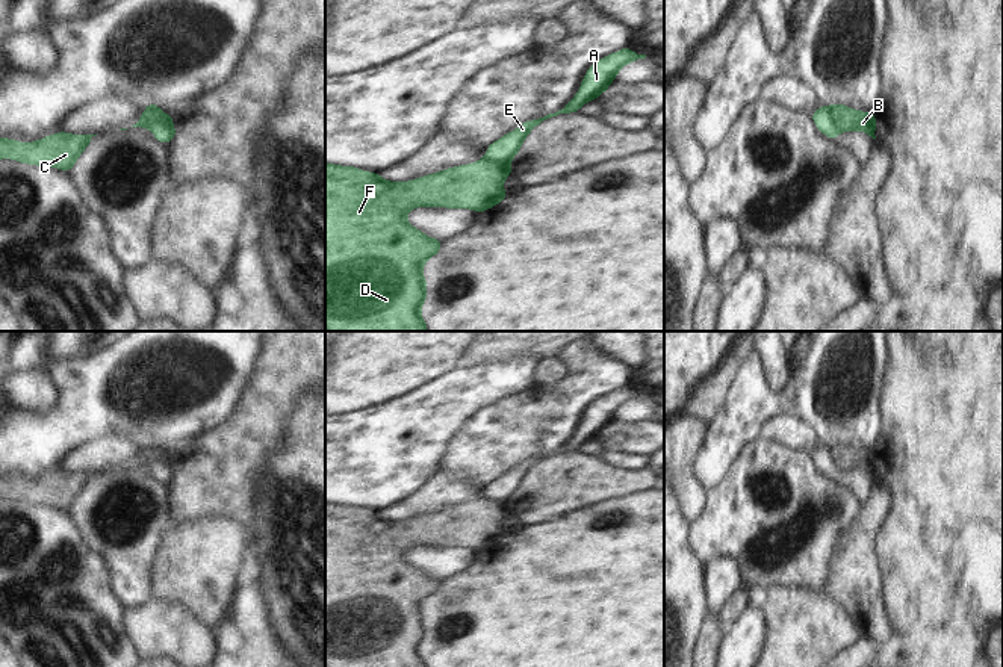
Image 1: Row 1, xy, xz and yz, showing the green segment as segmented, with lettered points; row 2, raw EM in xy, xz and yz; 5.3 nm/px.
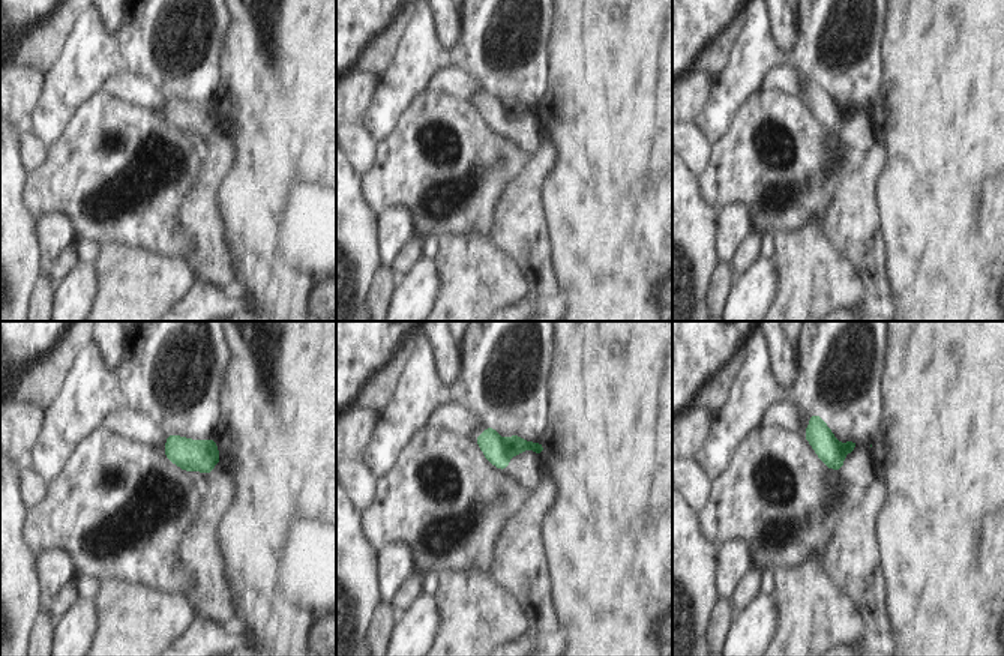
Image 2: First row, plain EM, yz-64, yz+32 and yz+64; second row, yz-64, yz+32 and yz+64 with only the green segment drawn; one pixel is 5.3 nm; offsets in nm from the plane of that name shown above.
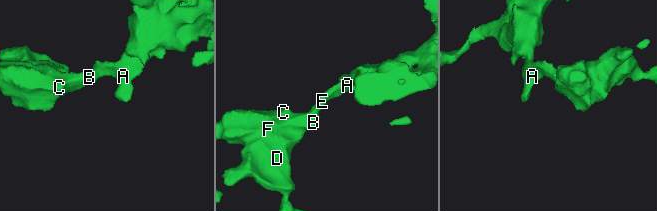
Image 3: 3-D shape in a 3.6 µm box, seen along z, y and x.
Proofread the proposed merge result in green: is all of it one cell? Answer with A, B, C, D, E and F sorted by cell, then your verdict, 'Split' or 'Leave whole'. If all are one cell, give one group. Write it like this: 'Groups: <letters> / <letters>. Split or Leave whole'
Groups: A E / B C D F. Split

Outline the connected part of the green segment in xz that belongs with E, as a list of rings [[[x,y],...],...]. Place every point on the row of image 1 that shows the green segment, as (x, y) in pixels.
[[[628,47],[607,57],[601,57],[587,70],[587,73],[584,74],[584,80],[578,89],[578,94],[572,98],[570,103],[567,103],[561,110],[555,113],[549,113],[543,118],[522,123],[514,132],[510,132],[496,142],[492,142],[487,147],[486,157],[489,160],[501,163],[511,163],[513,157],[520,150],[523,139],[536,126],[560,113],[578,112],[582,104],[590,100],[596,100],[604,91],[608,89],[622,67],[632,60],[644,57],[646,54],[638,54]]]

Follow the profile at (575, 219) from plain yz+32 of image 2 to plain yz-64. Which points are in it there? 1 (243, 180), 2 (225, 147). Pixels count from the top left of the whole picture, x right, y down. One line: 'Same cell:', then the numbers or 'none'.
Same cell: 1

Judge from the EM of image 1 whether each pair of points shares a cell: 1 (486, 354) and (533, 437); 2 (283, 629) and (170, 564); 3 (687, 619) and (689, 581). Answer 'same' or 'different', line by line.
1: different
2: different
3: same

